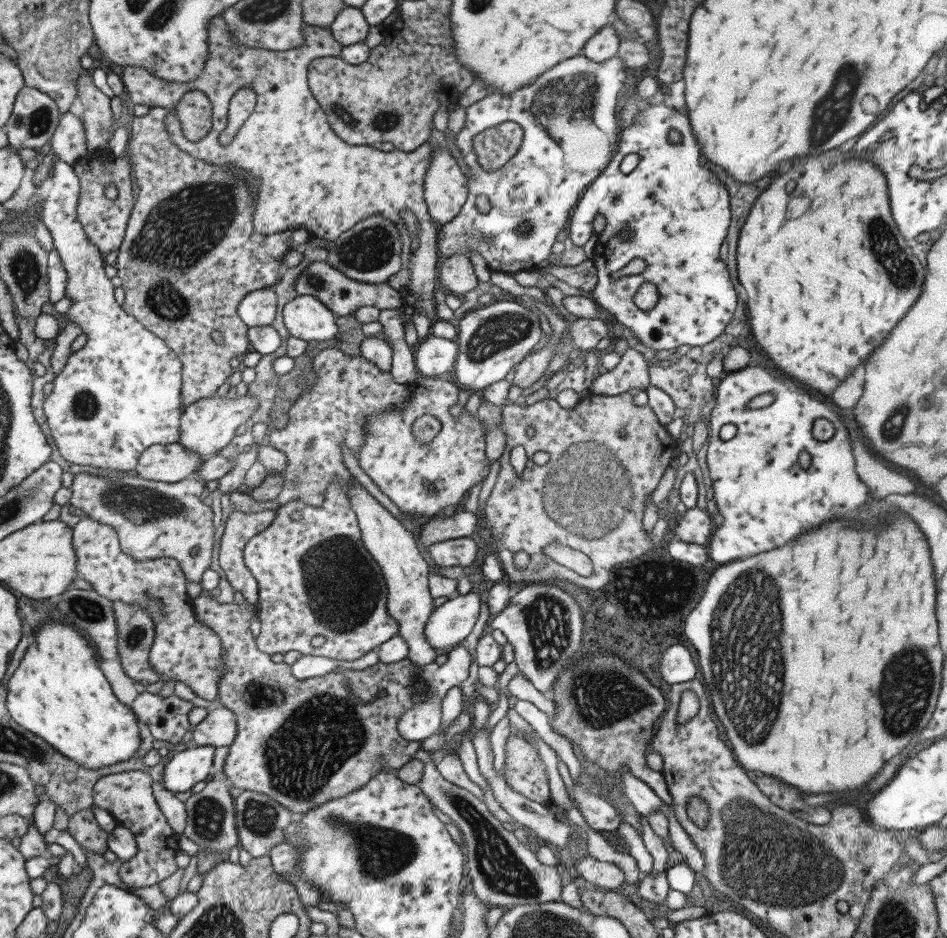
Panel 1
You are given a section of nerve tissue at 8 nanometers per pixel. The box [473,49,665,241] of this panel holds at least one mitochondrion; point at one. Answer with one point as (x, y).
(566, 107)

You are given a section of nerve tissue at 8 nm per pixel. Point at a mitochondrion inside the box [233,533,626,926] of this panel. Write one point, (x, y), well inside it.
(321, 735)

